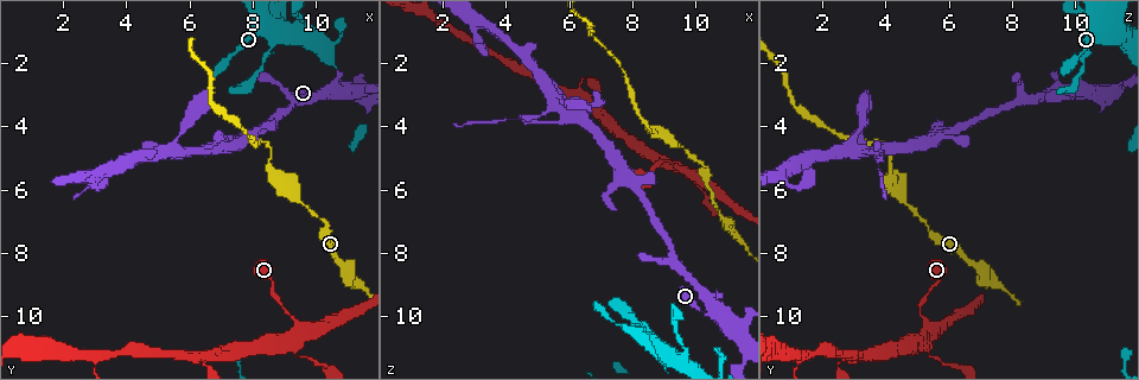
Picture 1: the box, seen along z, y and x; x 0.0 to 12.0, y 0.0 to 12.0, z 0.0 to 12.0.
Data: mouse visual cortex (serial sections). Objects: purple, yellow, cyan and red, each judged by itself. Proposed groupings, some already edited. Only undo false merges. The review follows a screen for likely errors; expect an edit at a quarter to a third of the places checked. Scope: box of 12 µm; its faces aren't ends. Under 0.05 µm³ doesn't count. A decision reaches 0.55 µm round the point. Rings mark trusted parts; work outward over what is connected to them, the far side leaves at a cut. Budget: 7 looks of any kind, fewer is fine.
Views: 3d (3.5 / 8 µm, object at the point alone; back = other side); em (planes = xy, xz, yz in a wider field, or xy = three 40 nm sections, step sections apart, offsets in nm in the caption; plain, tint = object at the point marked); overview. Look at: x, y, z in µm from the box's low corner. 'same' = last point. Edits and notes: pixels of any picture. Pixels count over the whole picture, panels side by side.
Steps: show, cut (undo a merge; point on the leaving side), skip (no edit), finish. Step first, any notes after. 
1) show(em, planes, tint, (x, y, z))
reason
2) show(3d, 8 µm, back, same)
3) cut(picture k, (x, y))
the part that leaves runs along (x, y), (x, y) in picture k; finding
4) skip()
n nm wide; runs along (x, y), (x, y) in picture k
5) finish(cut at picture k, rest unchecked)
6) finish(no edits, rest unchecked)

show(3d, 8 µm, (9.4, 10.2, 5.2))
looks like a crossing

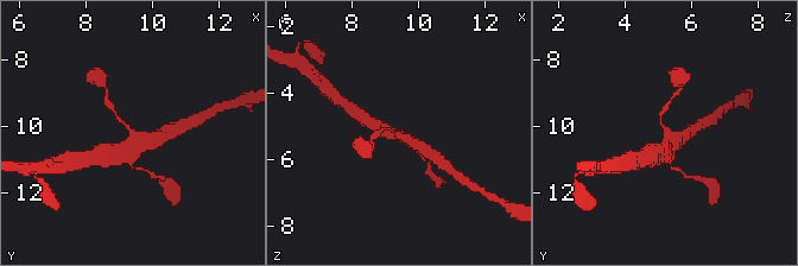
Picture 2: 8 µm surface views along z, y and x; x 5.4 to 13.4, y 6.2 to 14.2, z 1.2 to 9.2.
show(em, xy, step 2, tint, (9.4, 10.2, 5.3))

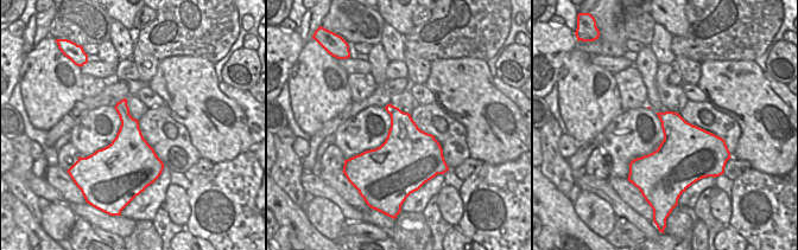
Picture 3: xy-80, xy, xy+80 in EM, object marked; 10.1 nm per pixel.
skip()
all the same cell

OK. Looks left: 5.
show(3d, 3.5 µm, back, (3.1, 11.2, 1.4))
arms part here

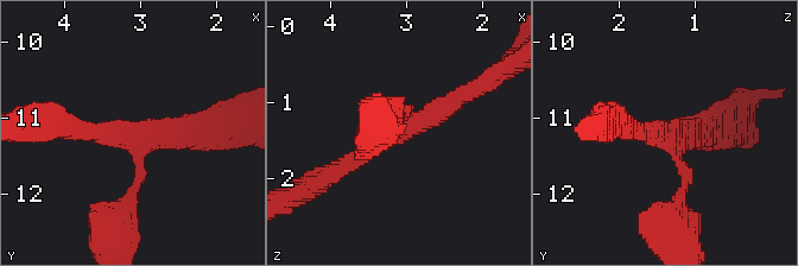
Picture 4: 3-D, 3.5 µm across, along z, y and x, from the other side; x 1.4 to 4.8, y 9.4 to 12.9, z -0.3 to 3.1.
show(em, xy, step 1, tint, (3.05, 11.20, 1.40))
3 arms; arms of 150, 250, 300 nm

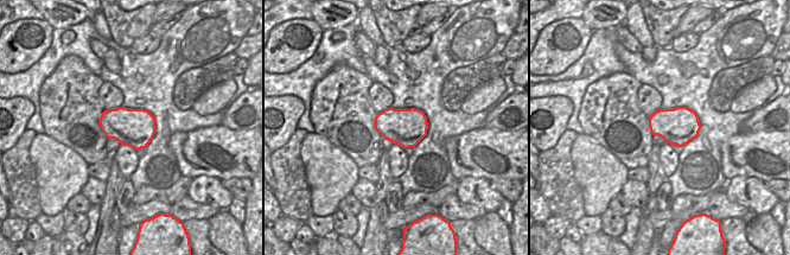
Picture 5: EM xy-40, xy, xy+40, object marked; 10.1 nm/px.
show(em, planes, tint, same)
another direction

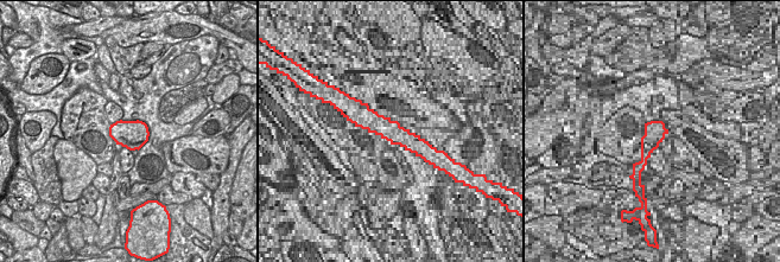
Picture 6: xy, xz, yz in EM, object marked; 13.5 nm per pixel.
skip()
runs along (333, 173), (472, 92) in picture 4; one cell here

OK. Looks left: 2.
show(3d, 3.5 µm, (10.6, 2.8, 9.8))
sudden change in width

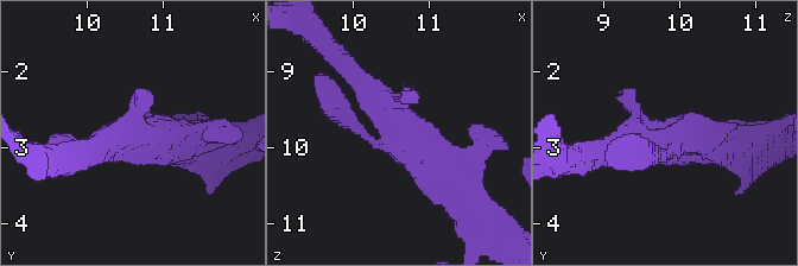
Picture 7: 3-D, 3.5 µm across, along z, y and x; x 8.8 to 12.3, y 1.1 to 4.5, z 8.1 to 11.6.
show(em, xy, step 3, tint, (10.55, 2.85, 9.80))
need the tissue

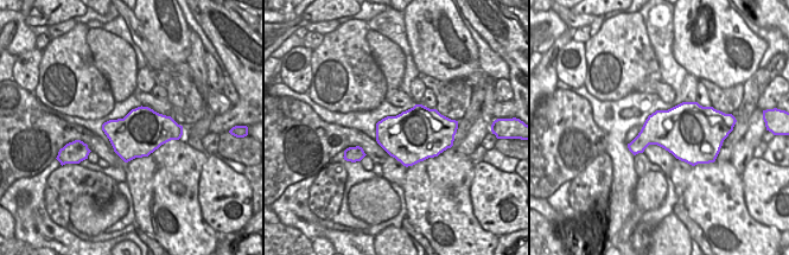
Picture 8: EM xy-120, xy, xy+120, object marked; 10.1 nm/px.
skip()
continuous, no second cell

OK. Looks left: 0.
finish(no edits, rest unchecked)

